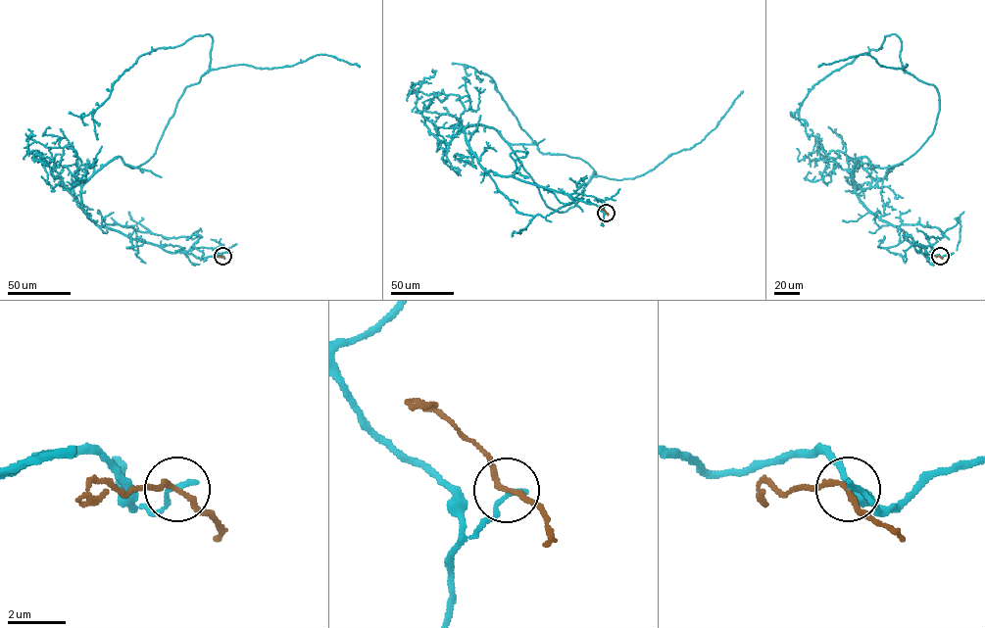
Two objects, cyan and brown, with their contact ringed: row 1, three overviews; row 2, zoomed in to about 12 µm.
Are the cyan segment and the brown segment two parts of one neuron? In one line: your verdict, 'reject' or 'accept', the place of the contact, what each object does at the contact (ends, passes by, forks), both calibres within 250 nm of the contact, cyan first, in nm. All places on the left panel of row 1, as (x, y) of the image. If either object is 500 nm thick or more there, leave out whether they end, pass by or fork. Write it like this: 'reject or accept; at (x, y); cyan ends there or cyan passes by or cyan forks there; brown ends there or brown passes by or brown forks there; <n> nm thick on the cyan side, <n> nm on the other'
reject; at (222, 256); cyan ends there; brown passes by; 200 nm thick on the cyan side, 180 nm on the other

